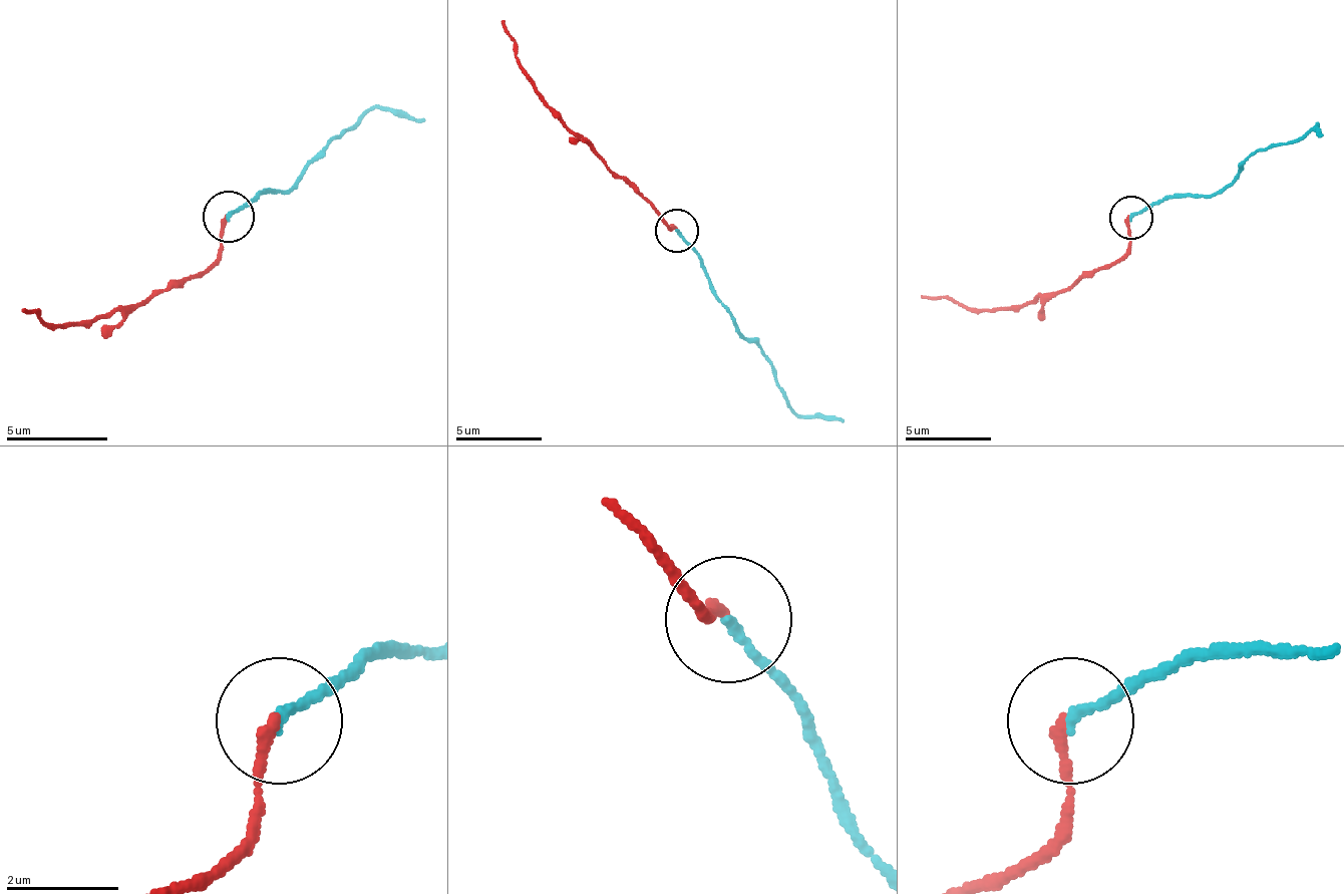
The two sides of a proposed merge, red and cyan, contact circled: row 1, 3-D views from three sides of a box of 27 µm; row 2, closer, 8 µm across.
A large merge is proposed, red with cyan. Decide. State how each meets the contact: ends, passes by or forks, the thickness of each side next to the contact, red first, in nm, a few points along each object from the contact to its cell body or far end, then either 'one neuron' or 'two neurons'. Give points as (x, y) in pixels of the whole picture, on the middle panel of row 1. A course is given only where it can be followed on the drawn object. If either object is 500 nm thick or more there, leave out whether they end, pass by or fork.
red ends; cyan ends; calibres 190 and 180 nm; course red (678, 229), (669, 229), (545, 99), (501, 22); course cyan (678, 229), (729, 319), (768, 358), (777, 388), (798, 414), (828, 414), (842, 423); one neuron

